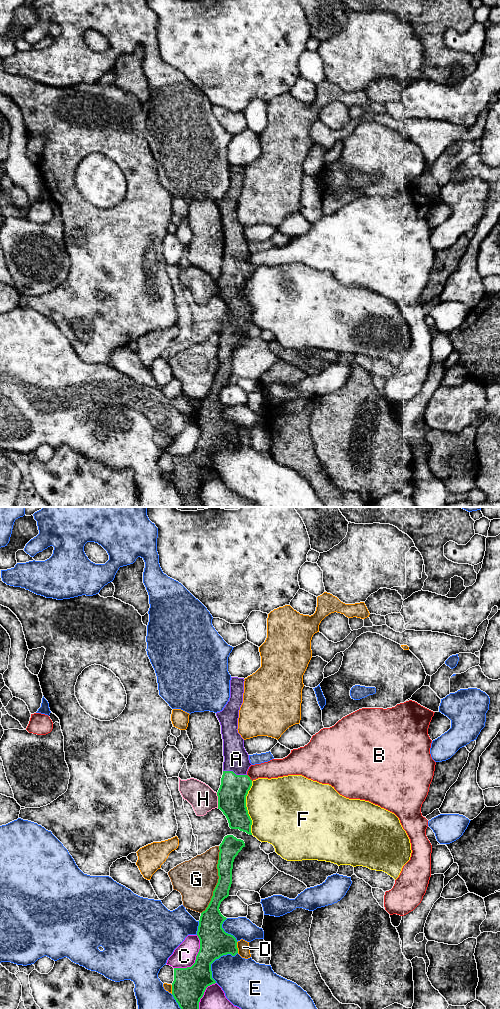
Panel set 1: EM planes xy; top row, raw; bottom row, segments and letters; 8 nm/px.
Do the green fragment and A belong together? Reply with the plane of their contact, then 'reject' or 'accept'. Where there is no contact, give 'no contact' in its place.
meets green in xy; accept

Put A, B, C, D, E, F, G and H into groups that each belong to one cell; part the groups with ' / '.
A / B / C / D / E / F / G / H

